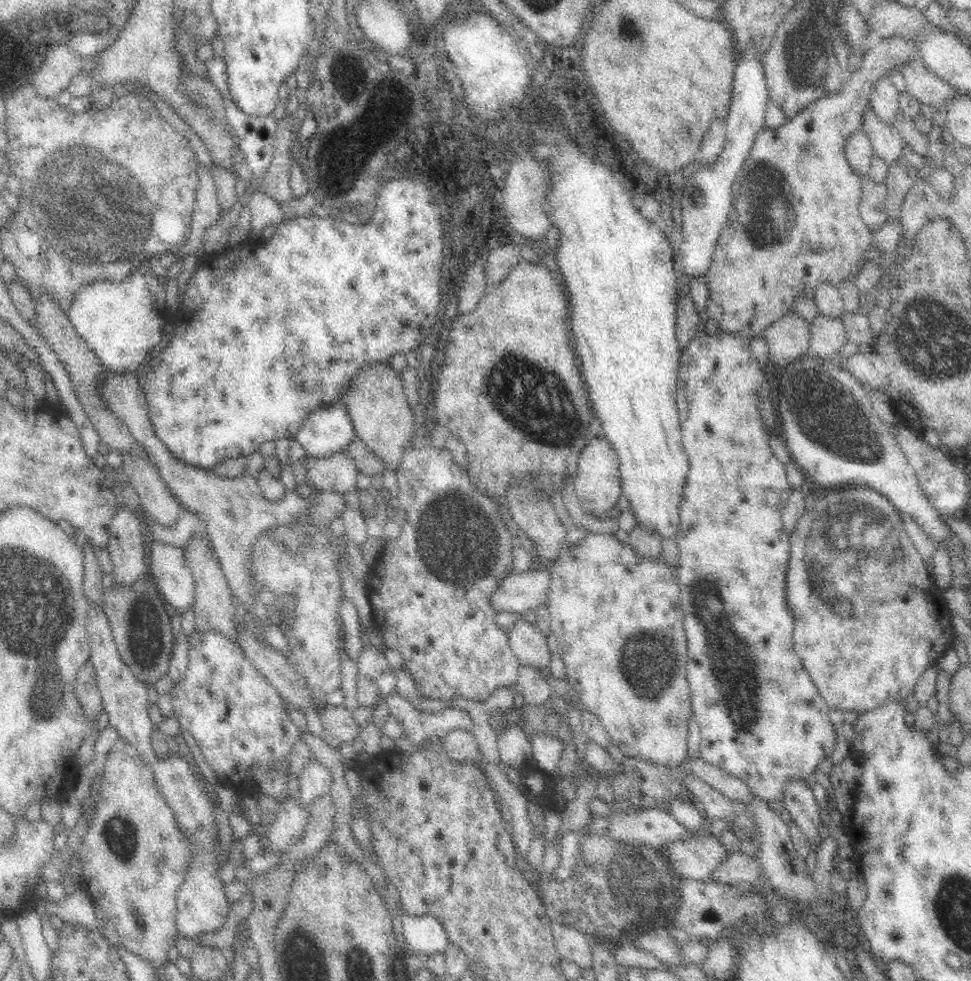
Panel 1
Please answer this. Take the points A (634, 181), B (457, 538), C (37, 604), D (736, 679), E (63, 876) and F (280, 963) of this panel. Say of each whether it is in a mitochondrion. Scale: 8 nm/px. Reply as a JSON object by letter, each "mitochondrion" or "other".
{"A":"other","B":"mitochondrion","C":"mitochondrion","D":"mitochondrion","E":"other","F":"other"}

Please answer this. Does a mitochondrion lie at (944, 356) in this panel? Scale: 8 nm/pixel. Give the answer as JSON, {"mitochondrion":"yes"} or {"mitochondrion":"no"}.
{"mitochondrion":"yes"}

